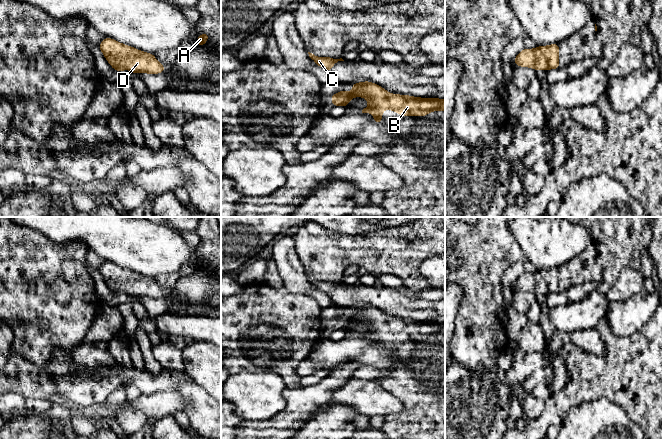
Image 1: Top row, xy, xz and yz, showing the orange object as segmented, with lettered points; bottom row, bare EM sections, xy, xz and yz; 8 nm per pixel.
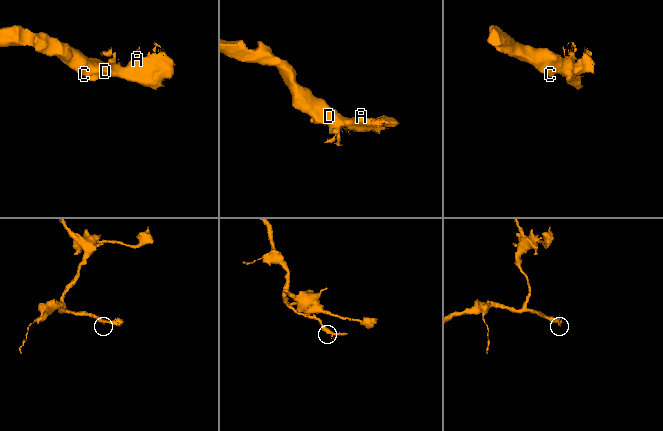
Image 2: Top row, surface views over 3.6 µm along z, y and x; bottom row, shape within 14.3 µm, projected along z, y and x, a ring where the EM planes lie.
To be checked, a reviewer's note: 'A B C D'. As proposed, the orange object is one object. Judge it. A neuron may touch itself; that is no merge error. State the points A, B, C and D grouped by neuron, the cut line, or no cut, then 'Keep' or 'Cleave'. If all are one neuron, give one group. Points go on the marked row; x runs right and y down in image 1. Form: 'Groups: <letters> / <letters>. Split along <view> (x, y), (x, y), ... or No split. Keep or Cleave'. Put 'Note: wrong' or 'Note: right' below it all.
Groups: A B C D. No split. Keep
Note: right

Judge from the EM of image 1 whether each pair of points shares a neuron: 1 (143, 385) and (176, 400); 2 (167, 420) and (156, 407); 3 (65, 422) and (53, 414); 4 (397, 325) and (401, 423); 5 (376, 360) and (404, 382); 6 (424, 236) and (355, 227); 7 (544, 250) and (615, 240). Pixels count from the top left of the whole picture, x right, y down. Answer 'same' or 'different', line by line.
1: different
2: different
3: same
4: same
5: different
6: different
7: different

